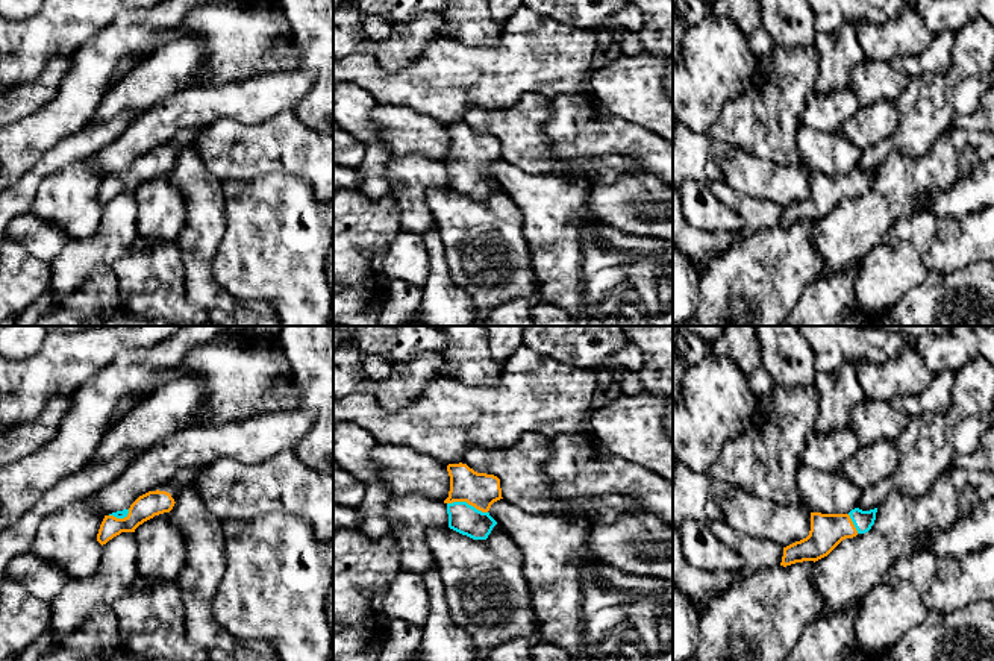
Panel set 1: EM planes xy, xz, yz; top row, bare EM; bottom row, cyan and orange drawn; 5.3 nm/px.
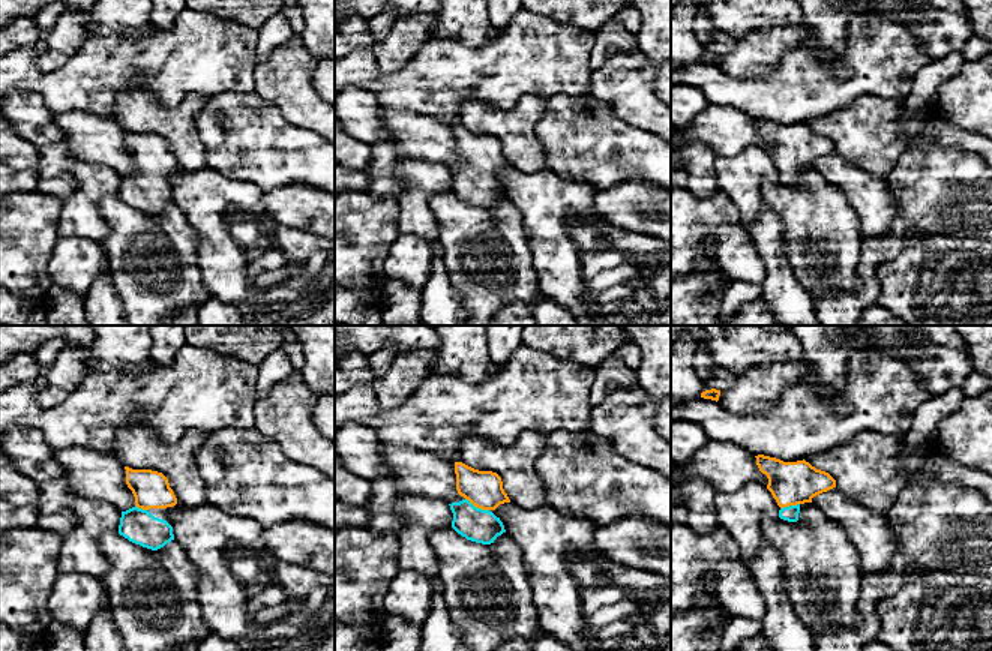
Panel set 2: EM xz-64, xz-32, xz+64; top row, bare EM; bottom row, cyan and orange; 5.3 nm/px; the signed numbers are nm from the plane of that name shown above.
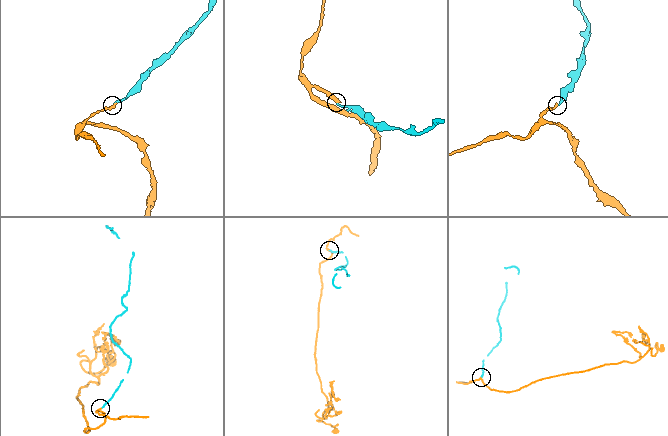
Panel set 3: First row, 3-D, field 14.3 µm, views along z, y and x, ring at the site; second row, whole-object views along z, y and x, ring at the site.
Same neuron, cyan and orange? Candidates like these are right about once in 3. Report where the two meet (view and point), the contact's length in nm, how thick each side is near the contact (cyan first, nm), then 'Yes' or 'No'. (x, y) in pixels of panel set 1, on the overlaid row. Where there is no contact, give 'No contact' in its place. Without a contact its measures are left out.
Touches cyan at xz (465, 502). Shared border 220 nm. Thickness 160 nm (cyan) against 190 nm. Yes

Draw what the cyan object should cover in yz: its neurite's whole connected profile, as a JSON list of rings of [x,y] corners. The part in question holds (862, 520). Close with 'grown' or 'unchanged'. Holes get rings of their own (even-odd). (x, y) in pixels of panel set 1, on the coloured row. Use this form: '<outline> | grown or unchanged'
[[[855,508],[849,514],[811,512],[809,535],[783,547],[780,565],[815,562],[827,556],[842,540],[868,532],[874,525],[876,512],[877,508],[870,511]]] | grown

